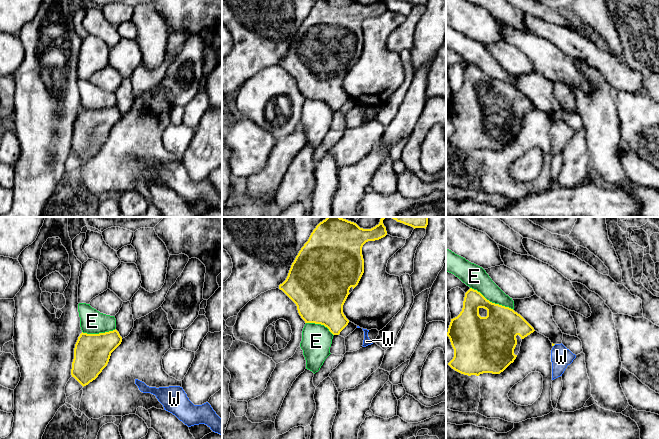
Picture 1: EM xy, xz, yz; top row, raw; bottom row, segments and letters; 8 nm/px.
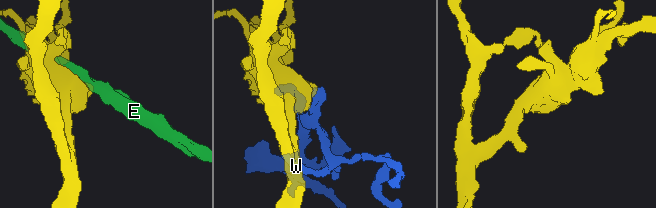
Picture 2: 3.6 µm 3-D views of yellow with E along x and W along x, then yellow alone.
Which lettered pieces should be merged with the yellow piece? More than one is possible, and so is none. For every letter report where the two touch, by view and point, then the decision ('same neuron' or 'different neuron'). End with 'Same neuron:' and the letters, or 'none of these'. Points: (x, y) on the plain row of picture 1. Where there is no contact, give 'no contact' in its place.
E: contact yz (491, 78); different neuron
W: no contact; same neuron
Same neuron: W

